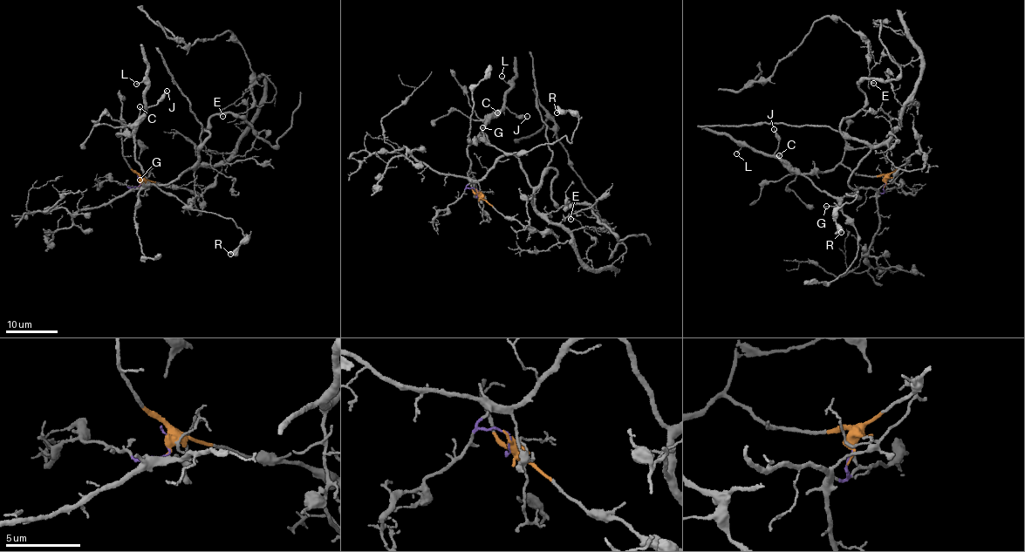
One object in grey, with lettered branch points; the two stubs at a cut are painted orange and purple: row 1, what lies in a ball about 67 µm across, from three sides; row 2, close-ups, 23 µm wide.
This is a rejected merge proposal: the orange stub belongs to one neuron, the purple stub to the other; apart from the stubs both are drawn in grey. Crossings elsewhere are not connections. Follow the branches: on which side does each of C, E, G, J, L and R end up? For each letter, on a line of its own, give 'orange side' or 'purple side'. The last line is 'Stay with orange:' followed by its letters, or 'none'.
C: orange side
E: purple side
G: orange side
J: orange side
L: orange side
R: orange side
Stay with orange: C, G, J, L, R

